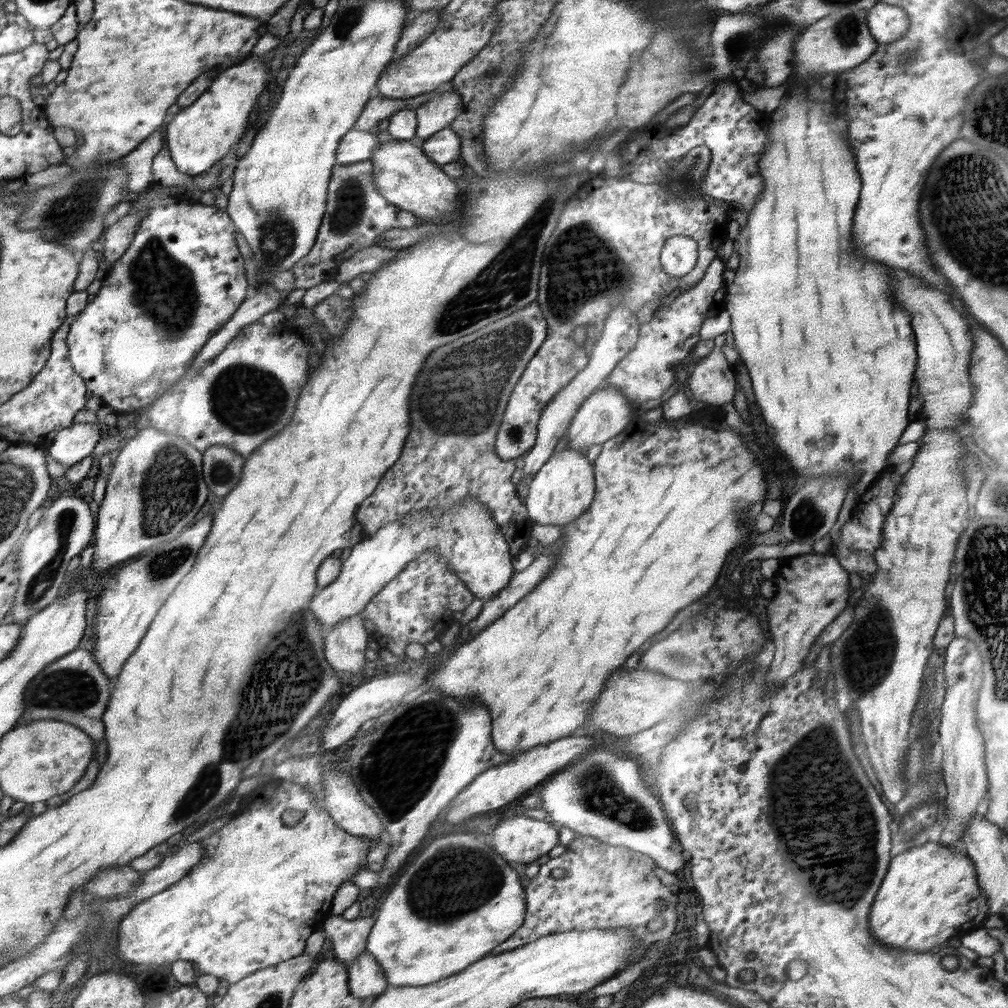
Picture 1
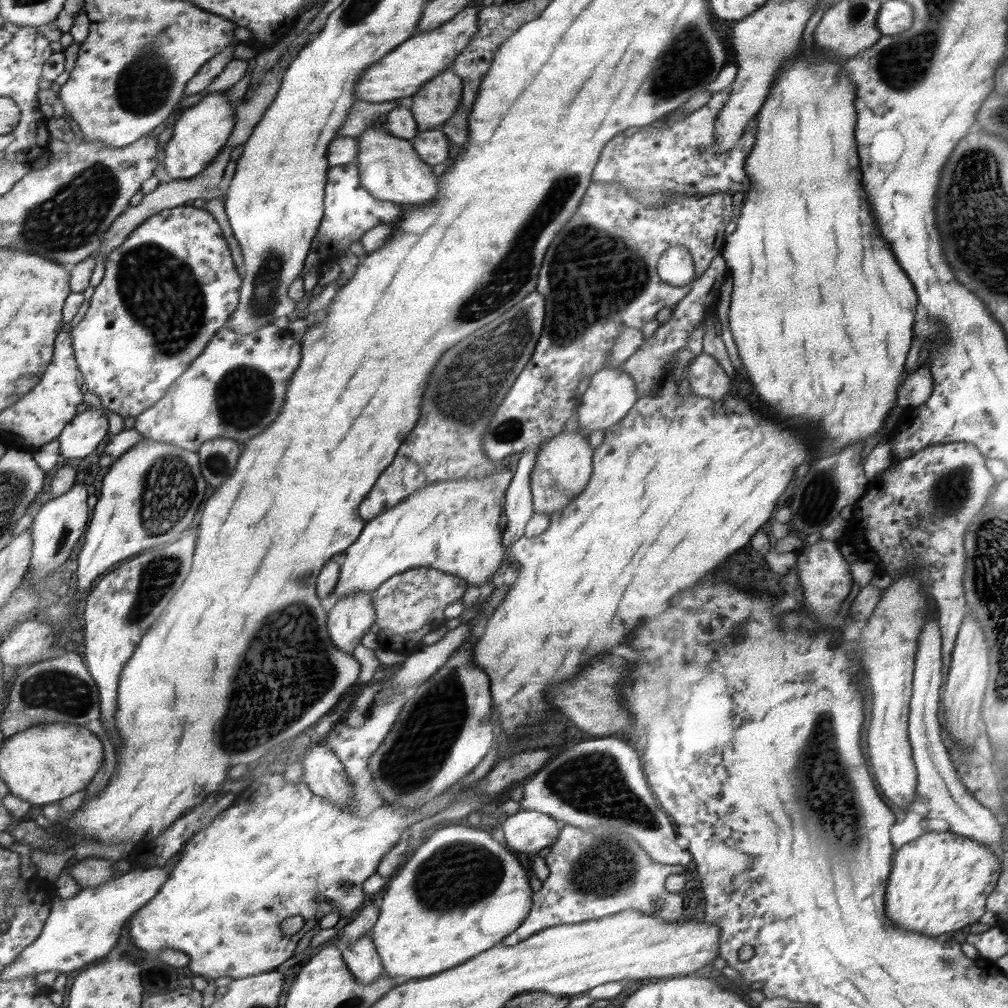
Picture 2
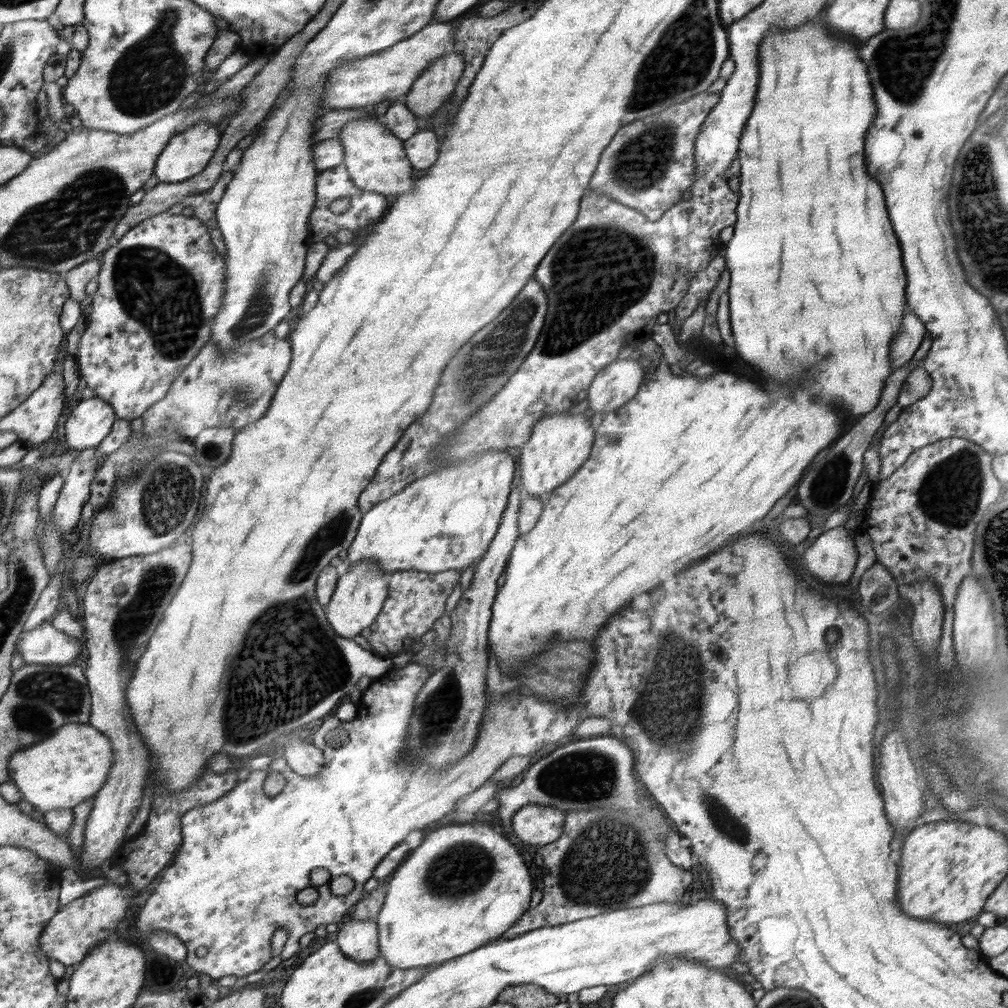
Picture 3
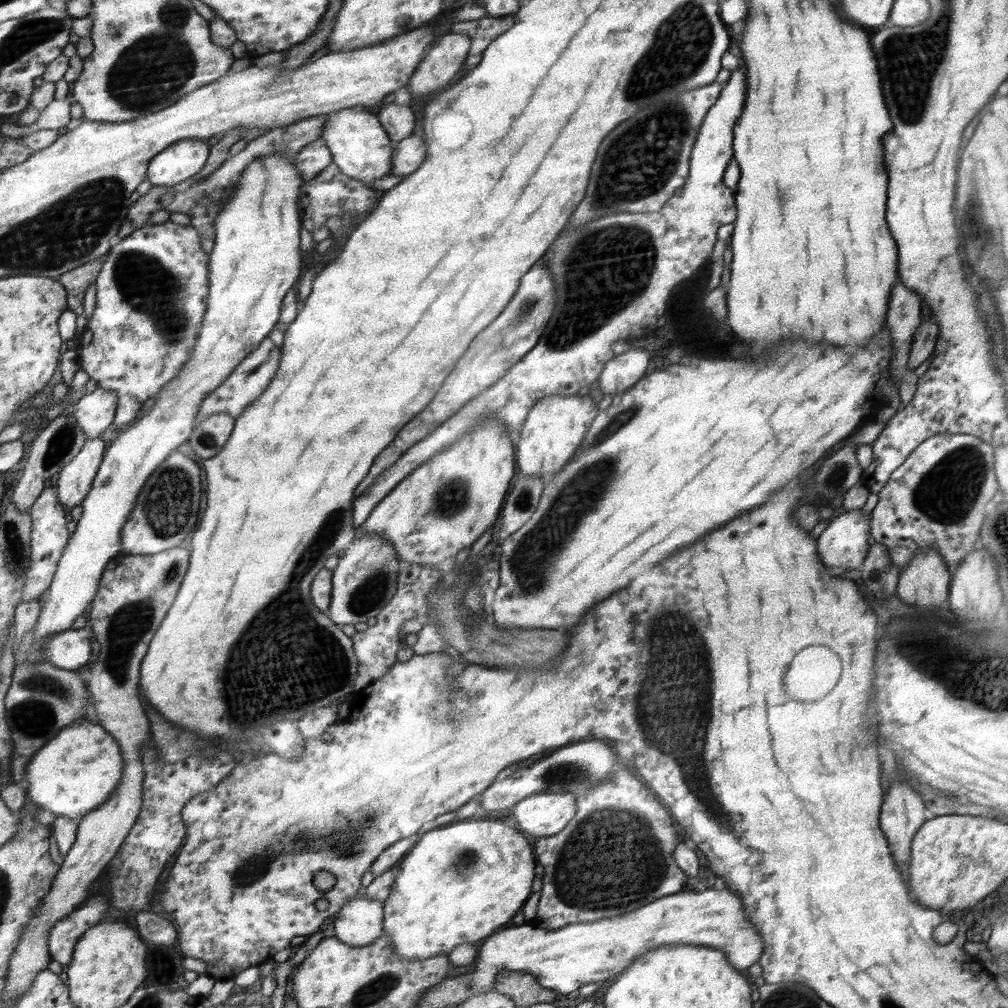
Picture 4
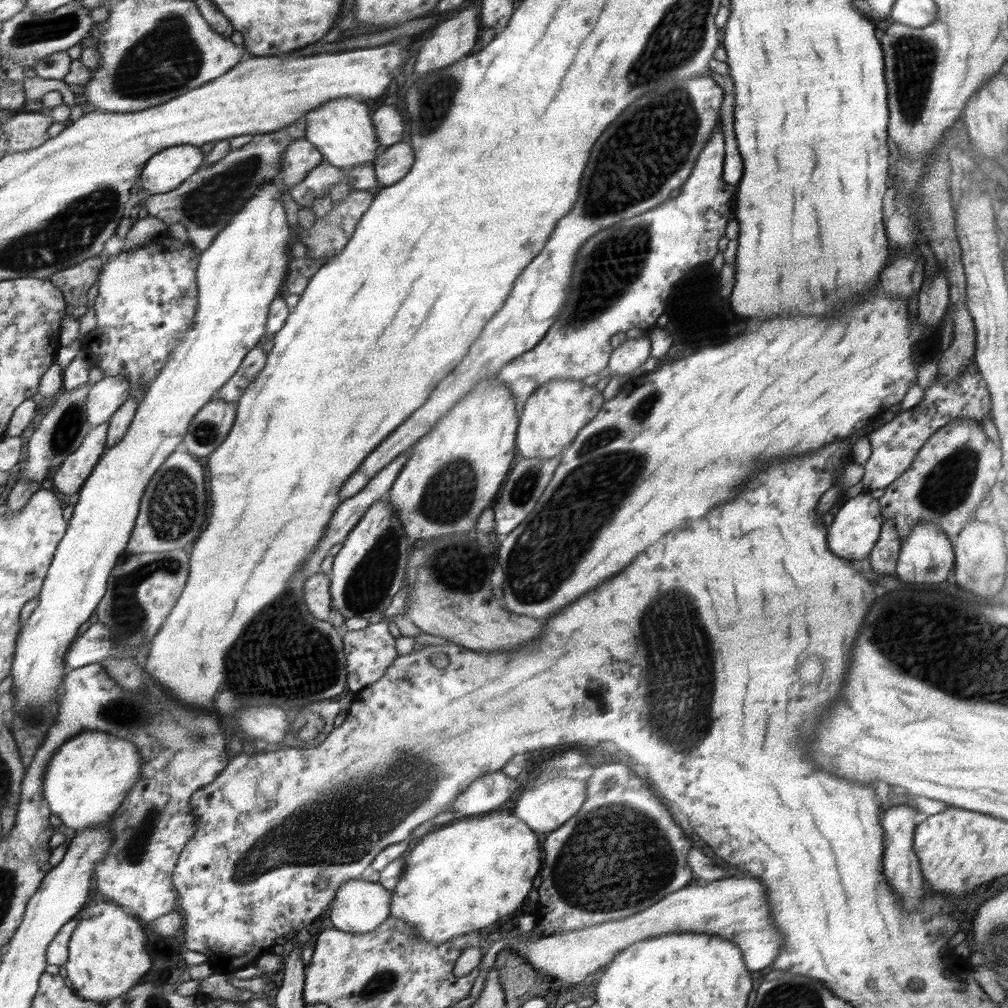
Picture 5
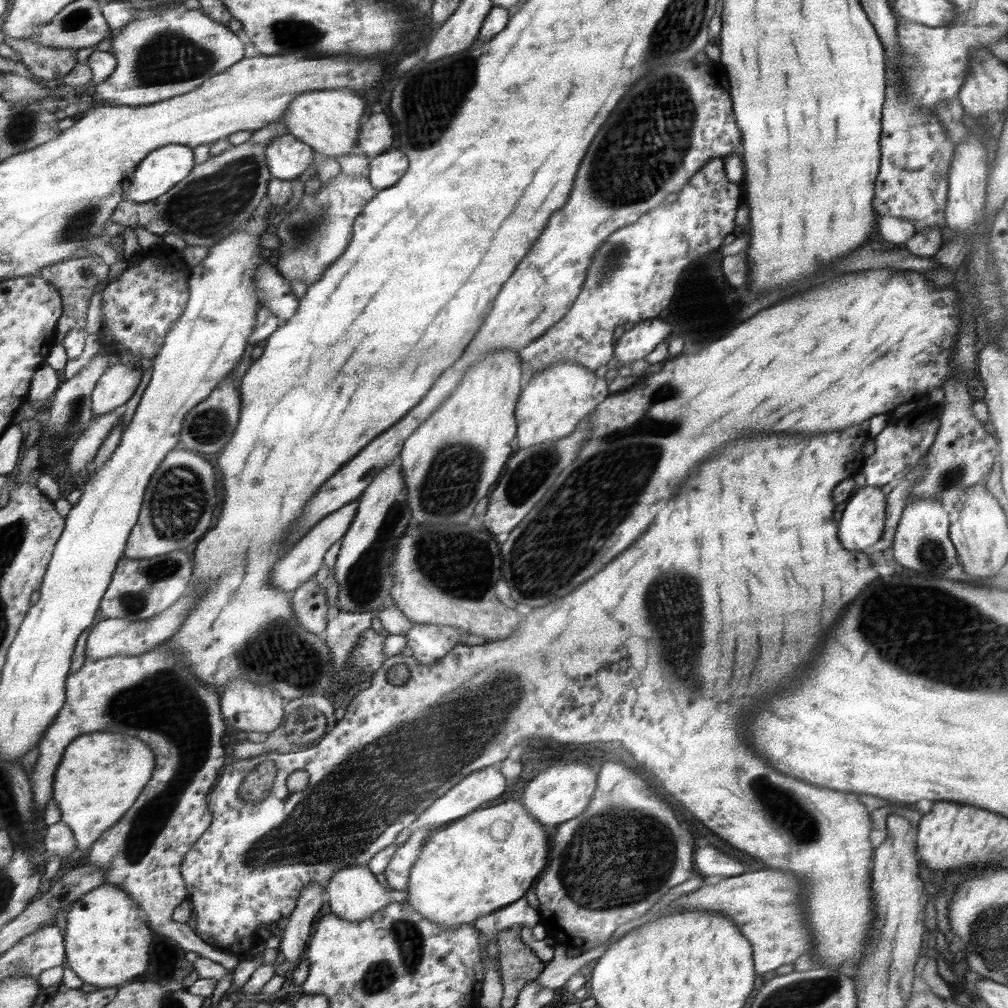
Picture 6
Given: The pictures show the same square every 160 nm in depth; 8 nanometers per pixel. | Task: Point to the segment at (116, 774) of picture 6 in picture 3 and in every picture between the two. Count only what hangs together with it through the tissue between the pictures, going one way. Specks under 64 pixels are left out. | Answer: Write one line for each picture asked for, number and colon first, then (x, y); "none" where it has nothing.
3: (63, 771)
4: (80, 768)
5: (84, 785)

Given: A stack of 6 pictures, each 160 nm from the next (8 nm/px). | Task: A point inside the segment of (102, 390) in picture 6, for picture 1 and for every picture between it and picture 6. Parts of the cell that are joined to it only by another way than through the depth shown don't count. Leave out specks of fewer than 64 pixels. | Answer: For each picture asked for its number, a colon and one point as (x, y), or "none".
1: (76, 443)
2: (82, 435)
3: (90, 421)
4: (94, 412)
5: (105, 397)

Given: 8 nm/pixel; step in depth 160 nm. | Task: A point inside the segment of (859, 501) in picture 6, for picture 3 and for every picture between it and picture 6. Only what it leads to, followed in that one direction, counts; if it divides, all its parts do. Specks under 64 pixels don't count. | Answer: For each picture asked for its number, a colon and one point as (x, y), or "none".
3: (831, 558)
4: (843, 545)
5: (857, 526)

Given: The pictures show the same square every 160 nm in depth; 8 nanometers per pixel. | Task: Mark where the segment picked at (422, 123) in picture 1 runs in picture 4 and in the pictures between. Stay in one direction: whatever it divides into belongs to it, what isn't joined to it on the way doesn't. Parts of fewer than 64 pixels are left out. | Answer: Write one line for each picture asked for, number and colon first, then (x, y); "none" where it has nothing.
2: (438, 100)
3: (438, 83)
4: (439, 67)

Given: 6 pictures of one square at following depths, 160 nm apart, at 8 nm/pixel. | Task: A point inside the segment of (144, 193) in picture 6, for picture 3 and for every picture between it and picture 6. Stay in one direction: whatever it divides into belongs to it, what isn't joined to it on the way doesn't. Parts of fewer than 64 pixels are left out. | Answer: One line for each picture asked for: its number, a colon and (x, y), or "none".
3: (188, 154)
4: (177, 163)
5: (170, 168)

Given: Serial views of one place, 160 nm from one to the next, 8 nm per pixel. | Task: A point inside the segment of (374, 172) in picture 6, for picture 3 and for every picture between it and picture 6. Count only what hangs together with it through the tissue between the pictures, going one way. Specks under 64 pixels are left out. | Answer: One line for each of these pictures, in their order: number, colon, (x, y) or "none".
3: (423, 149)
4: (412, 151)
5: (396, 162)

